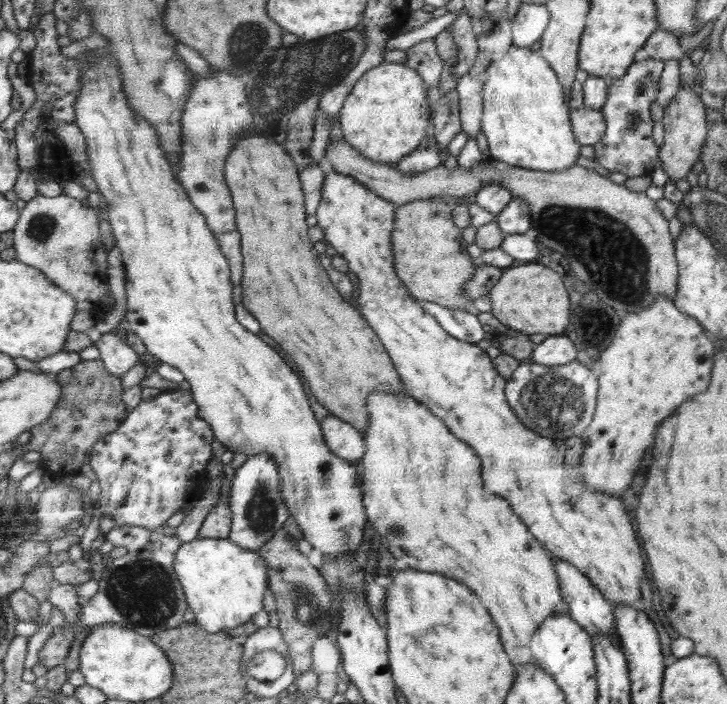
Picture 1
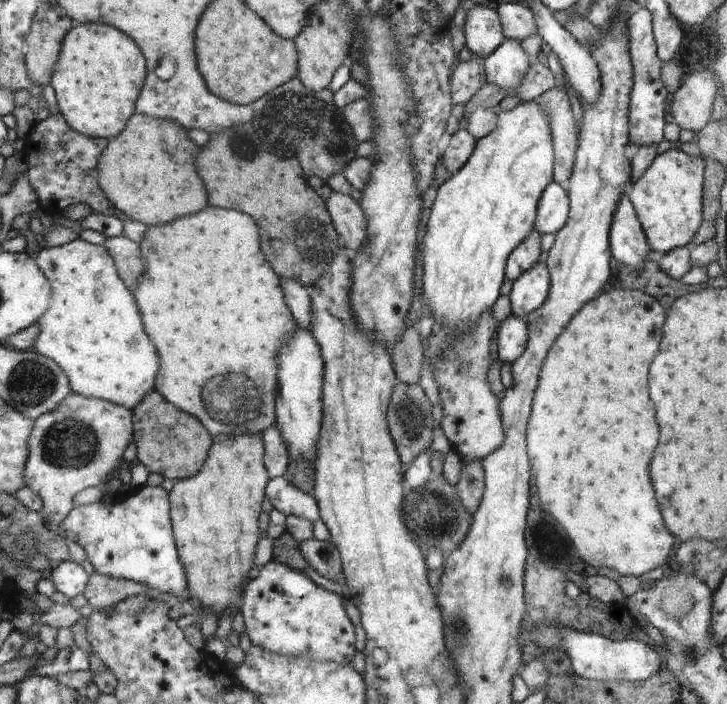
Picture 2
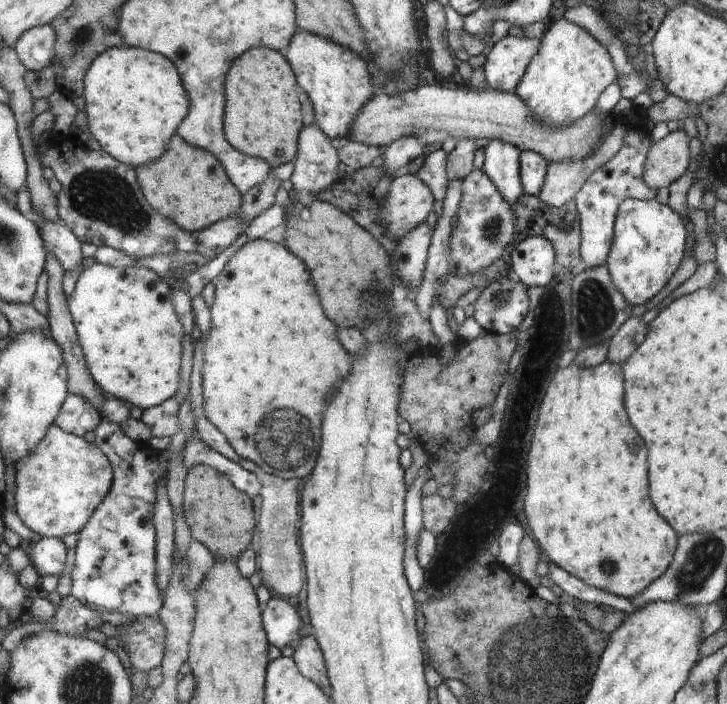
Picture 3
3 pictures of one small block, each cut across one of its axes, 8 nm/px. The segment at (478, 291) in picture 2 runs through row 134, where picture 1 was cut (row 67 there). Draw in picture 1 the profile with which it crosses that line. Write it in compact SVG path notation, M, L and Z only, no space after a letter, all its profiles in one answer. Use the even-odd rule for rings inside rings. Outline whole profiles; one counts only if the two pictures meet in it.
M512 45L500 60L487 66L482 94L481 130L488 141L491 160L548 172L570 169L576 163L580 142L574 140L563 83L538 49Z

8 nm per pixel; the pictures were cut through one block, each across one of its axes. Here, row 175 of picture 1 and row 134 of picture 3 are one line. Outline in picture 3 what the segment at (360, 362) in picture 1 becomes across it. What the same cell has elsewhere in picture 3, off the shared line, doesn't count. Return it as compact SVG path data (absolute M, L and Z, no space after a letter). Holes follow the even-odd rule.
M260 47L250 48L233 60L224 80L224 88L228 88L228 128L223 131L228 132L230 146L246 156L262 158L271 168L297 157L302 110L294 73L283 52Z

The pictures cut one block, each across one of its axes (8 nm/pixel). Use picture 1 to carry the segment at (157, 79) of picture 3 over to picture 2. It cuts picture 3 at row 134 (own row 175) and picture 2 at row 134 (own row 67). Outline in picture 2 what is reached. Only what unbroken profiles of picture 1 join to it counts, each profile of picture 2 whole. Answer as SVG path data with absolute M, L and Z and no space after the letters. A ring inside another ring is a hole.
M80 23L66 36L62 46L60 64L52 79L60 111L77 131L90 137L102 137L109 140L120 135L136 113L140 91L146 80L147 68L145 56L134 40L122 34L115 25L102 23Z

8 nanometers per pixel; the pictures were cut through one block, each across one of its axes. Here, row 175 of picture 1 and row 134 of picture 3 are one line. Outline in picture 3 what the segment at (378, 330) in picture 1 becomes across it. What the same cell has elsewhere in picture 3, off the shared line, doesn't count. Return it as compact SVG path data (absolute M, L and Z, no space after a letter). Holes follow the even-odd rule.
M302 28L296 32L291 46L283 55L295 69L300 88L312 100L318 128L329 138L338 138L342 142L348 140L360 111L374 95L373 77L367 61L351 48L344 48L344 45L328 40L328 37L316 36L316 33Z

